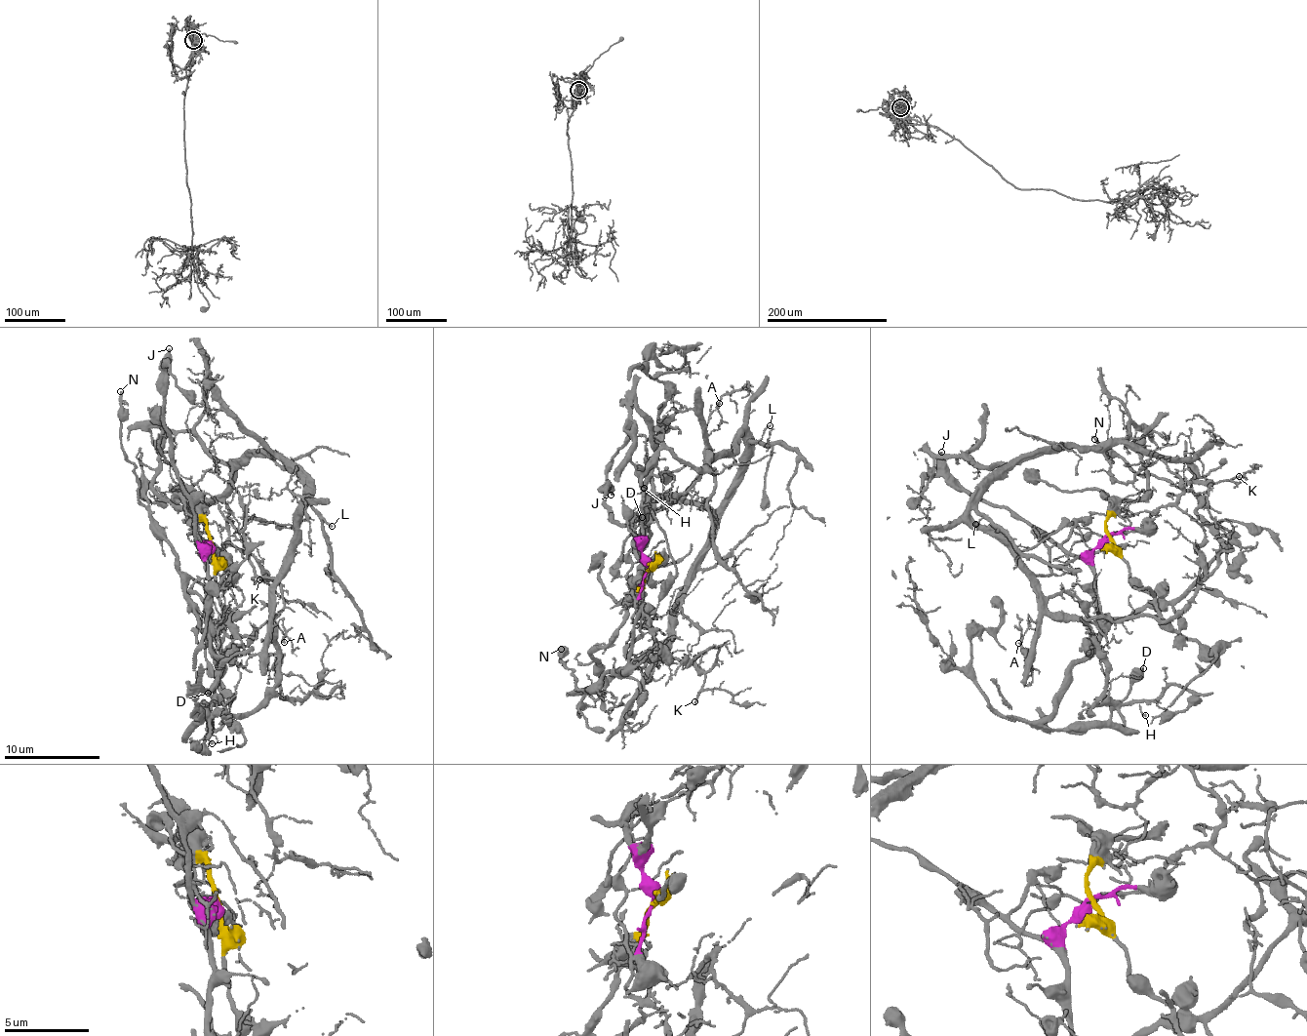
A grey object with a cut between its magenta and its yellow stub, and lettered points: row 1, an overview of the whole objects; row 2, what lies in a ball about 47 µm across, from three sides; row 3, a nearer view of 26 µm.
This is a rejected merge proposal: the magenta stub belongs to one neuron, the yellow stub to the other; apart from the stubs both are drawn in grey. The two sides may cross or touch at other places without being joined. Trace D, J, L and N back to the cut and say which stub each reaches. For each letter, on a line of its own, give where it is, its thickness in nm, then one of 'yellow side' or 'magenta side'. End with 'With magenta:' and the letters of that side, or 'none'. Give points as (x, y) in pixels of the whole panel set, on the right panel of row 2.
D: (1143, 668) | 170 nm | magenta side
J: (941, 452) | 240 nm | magenta side
L: (975, 524) | 130 nm | yellow side
N: (1094, 439) | 220 nm | magenta side
With magenta: D, J, N

